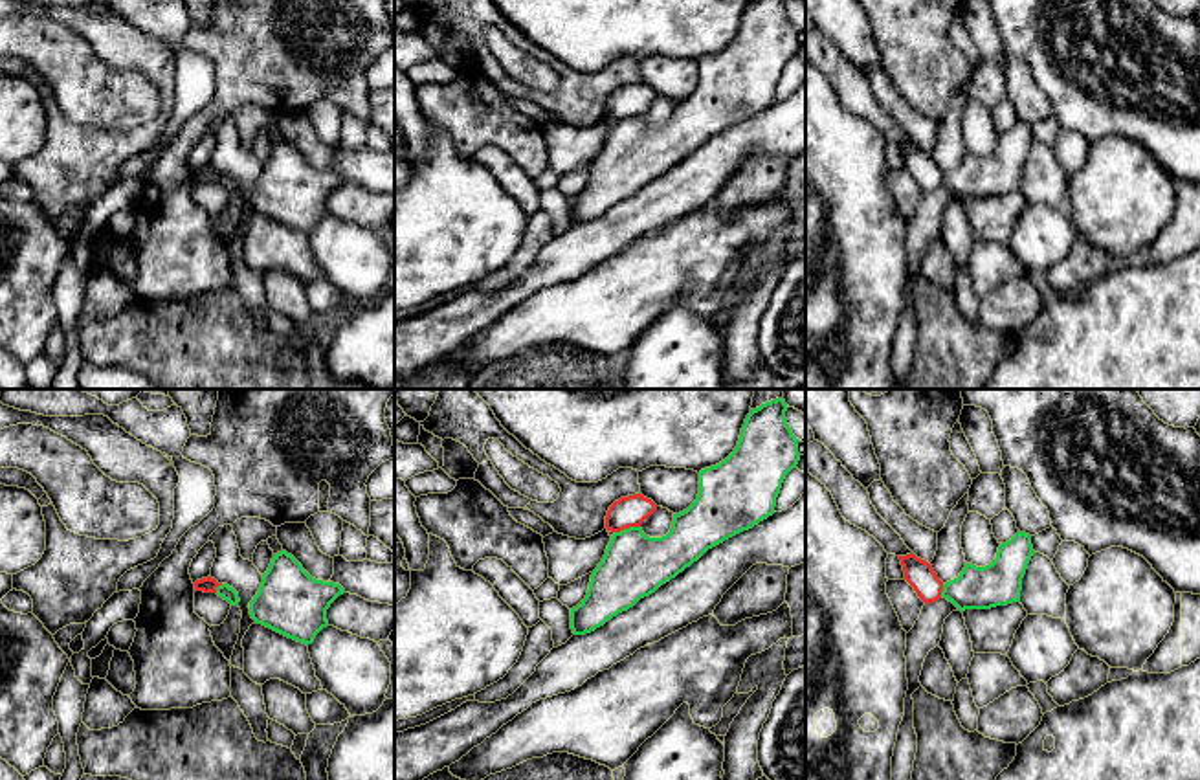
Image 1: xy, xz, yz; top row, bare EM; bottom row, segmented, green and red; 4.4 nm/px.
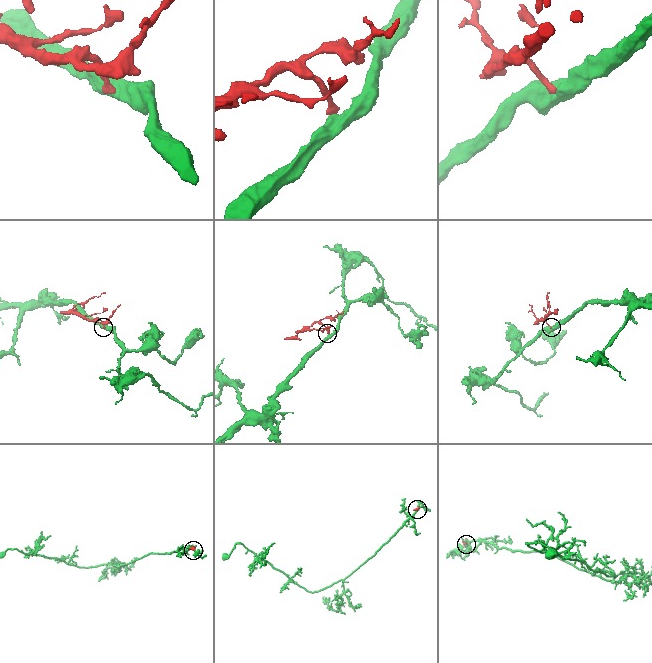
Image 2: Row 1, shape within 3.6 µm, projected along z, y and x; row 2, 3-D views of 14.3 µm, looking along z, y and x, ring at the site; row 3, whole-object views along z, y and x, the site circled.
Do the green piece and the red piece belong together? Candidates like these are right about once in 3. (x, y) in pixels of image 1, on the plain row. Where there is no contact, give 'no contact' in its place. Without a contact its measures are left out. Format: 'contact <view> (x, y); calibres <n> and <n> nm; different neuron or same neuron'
contact xz (626, 118); calibres 280 and 140 nm; different neuron

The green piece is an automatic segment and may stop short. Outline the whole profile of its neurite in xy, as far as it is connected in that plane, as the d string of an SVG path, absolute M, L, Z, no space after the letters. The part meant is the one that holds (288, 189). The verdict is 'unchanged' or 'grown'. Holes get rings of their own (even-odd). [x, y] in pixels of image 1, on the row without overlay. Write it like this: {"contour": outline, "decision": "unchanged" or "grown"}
{"contour": "M281 139L262 163L250 204L257 213L308 235L328 215L327 198L343 182L339 173L312 167L292 143Z", "decision": "unchanged"}

